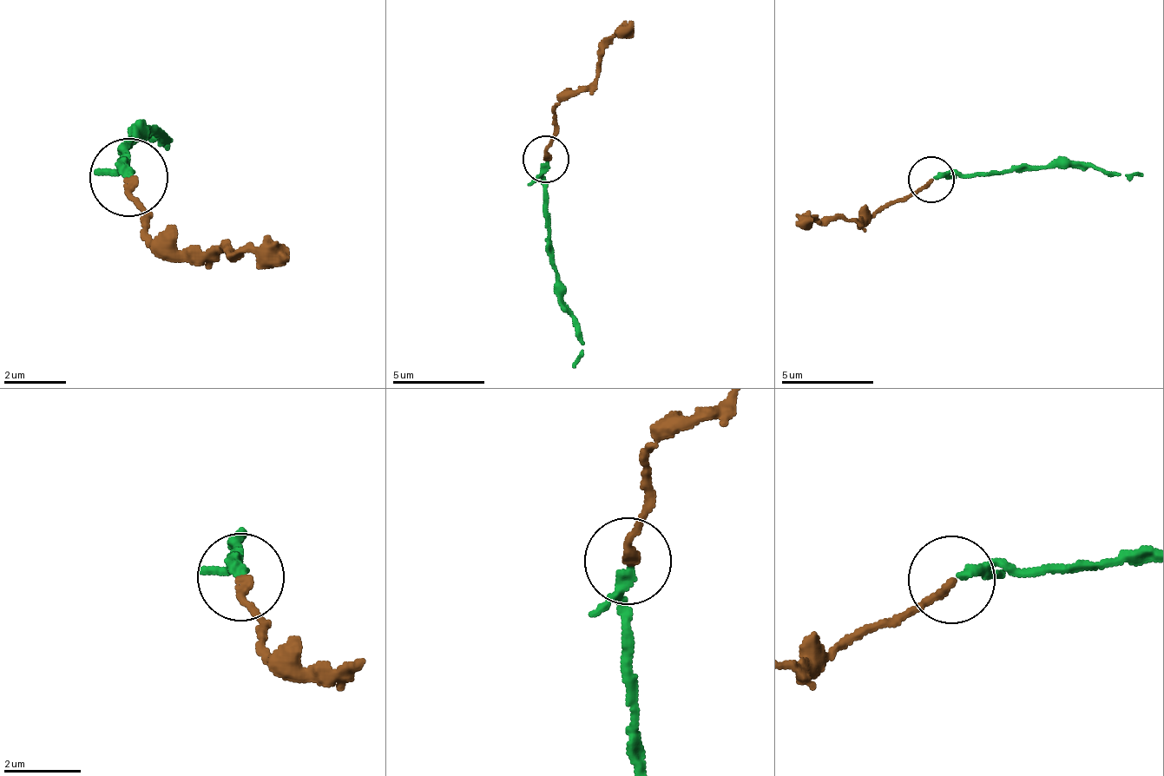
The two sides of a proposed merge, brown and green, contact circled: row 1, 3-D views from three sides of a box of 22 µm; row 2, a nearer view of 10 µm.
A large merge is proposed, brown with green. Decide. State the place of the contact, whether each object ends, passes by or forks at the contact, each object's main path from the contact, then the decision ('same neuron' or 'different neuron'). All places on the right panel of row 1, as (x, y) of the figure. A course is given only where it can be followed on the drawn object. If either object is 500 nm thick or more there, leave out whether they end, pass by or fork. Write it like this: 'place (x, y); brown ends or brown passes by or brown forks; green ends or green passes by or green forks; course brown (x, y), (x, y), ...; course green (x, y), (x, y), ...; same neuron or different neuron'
place (930, 179); brown ends; green passes by; course brown (930, 180), (875, 219), (827, 217), (798, 225); course green (934, 180), (953, 171), (1078, 167), (1144, 177); same neuron

